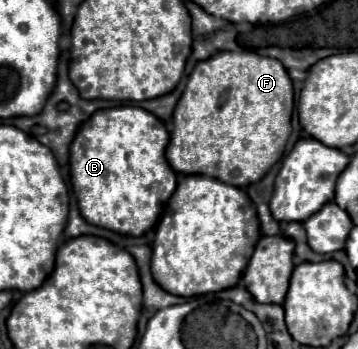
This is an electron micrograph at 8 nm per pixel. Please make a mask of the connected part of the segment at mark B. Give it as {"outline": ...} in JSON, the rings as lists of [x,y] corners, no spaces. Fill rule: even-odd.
{"outline":[[[123,105],[123,107],[97,111],[79,129],[77,137],[71,143],[71,183],[79,199],[81,215],[93,225],[117,231],[121,235],[131,235],[131,237],[141,237],[153,225],[157,225],[163,215],[163,207],[173,195],[177,185],[175,183],[177,175],[165,161],[167,143],[169,143],[169,133],[165,125],[153,113],[141,107]]]}

